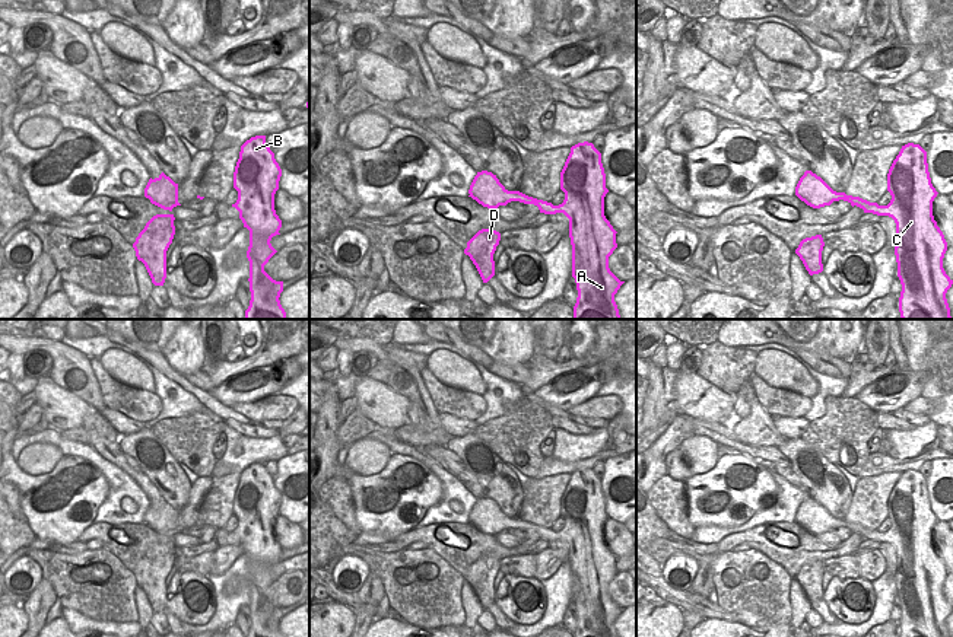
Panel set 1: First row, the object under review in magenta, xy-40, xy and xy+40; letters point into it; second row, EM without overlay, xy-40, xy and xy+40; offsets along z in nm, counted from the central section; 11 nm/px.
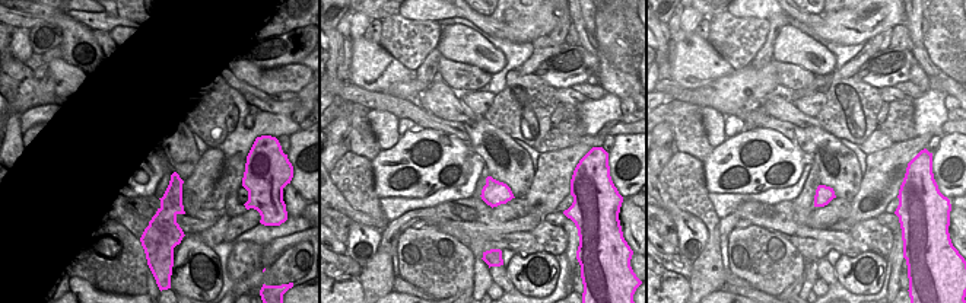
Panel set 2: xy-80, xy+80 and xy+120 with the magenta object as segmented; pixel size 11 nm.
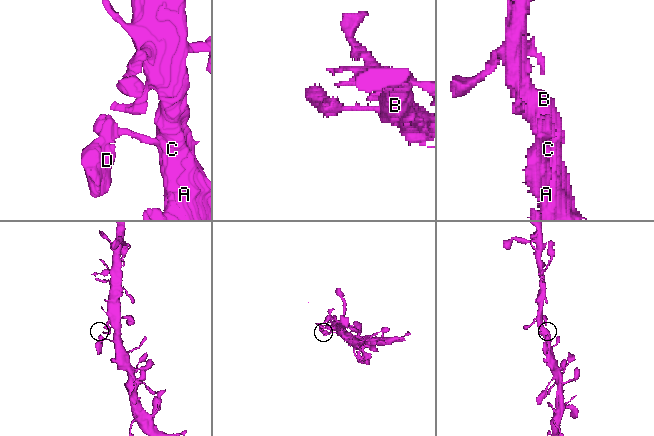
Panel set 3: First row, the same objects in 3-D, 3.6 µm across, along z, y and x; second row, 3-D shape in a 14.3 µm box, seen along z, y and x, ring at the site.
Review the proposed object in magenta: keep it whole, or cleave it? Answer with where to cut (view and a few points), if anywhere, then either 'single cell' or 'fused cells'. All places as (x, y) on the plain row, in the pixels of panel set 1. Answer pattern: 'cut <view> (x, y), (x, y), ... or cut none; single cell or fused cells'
cut none; single cell

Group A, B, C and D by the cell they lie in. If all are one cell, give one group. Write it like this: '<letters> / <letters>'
A B C D

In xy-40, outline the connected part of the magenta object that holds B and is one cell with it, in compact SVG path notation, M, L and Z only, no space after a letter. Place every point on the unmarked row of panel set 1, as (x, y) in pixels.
M255 462L241 472L234 499L234 515L238 526L232 534L239 538L244 554L250 557L250 618L247 637L285 637L280 631L283 608L273 606L264 592L277 579L270 567L280 561L282 547L274 536L274 520L279 516L282 496L266 462Z

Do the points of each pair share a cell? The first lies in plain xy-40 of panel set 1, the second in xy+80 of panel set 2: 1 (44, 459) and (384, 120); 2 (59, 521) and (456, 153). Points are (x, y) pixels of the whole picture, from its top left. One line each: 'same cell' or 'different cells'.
1: same cell
2: same cell

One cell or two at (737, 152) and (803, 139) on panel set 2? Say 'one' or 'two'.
two

